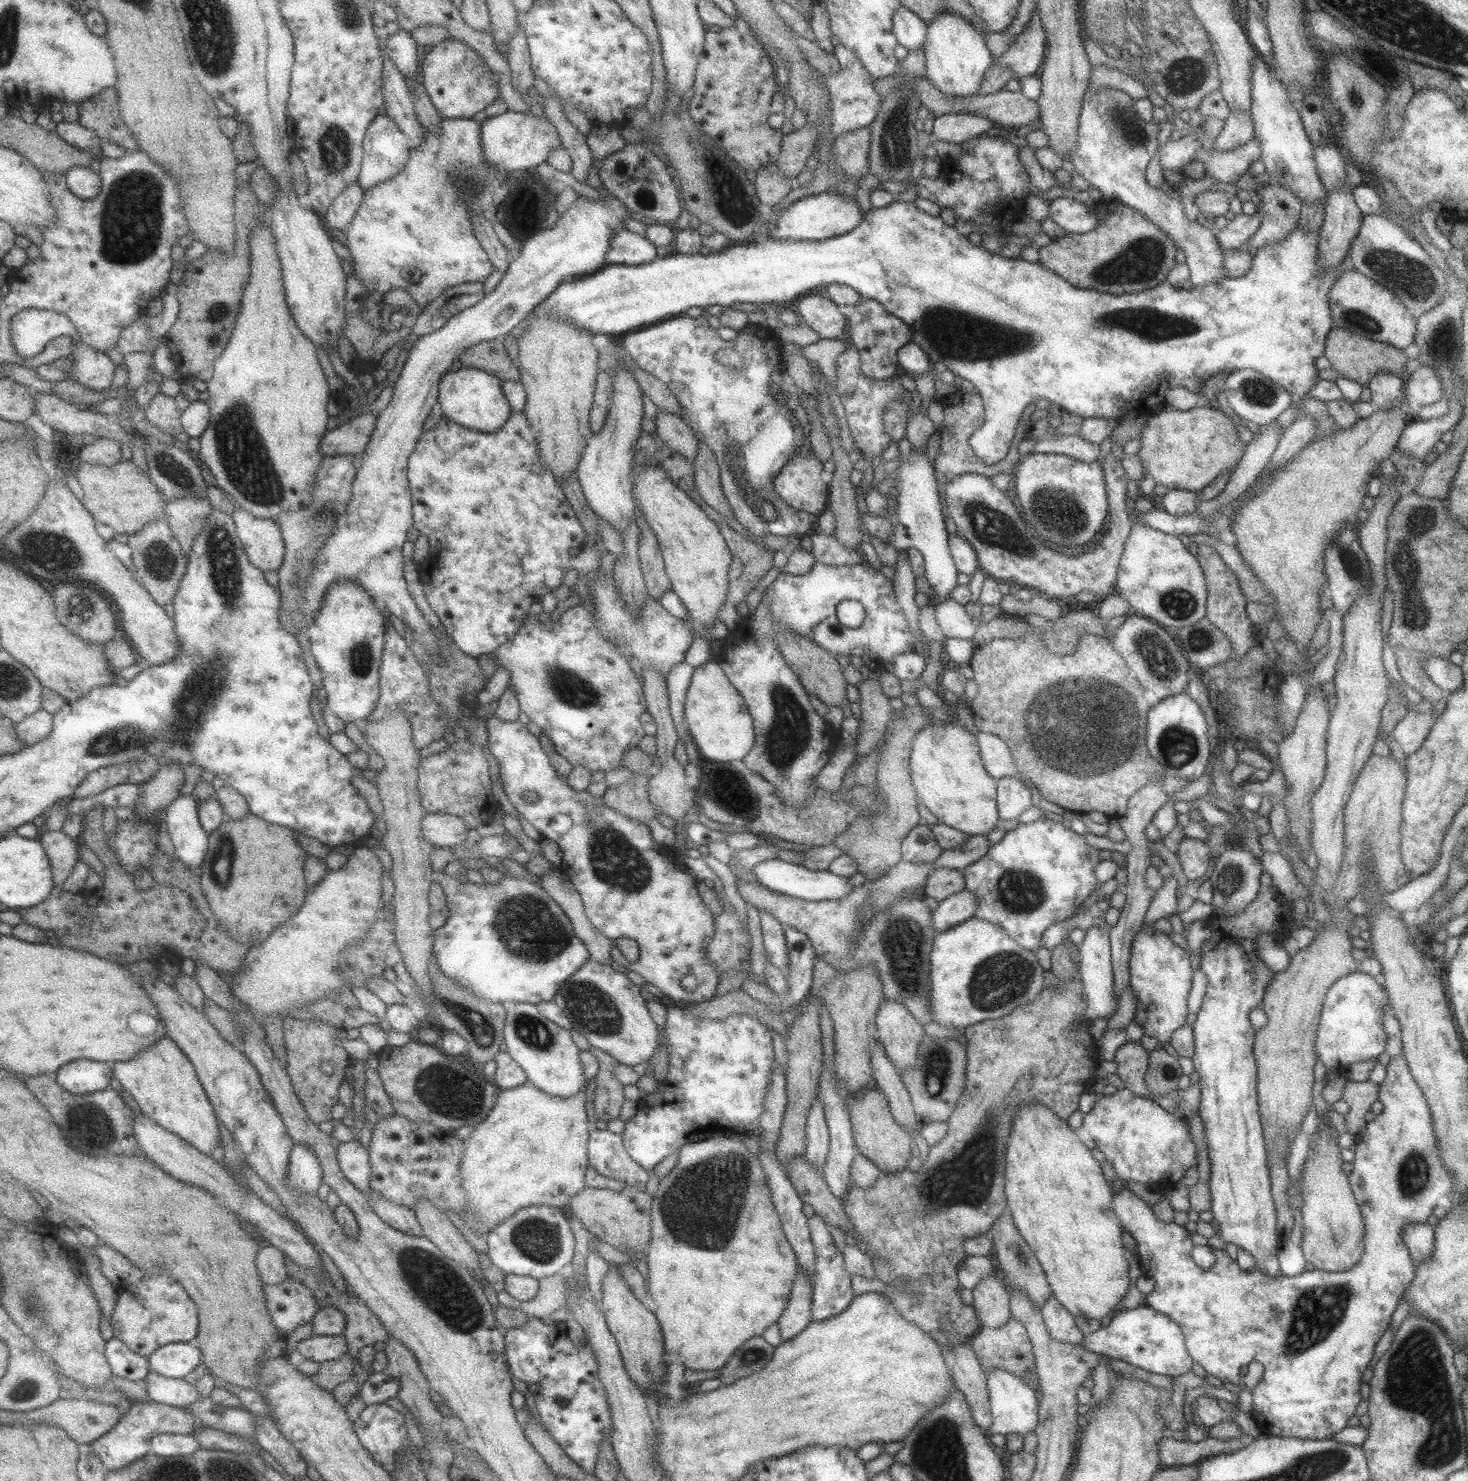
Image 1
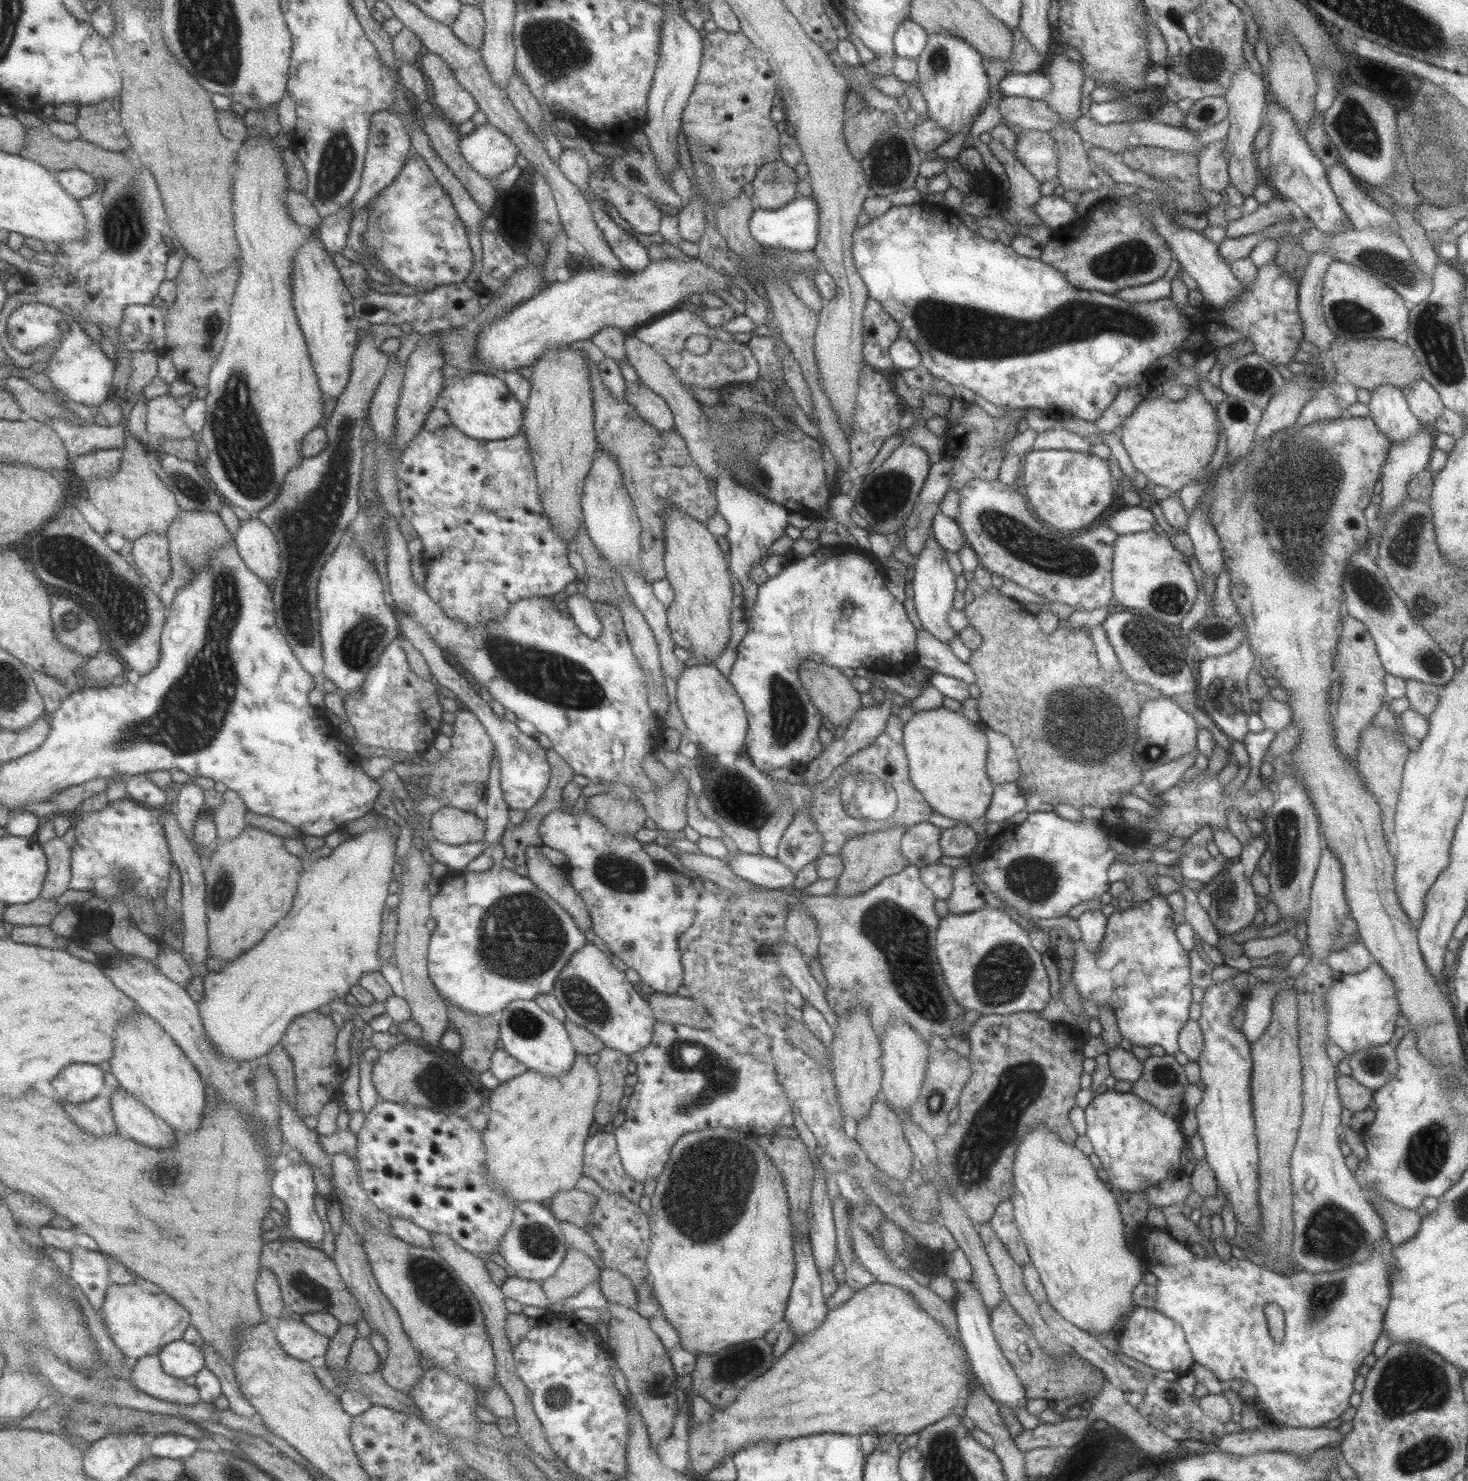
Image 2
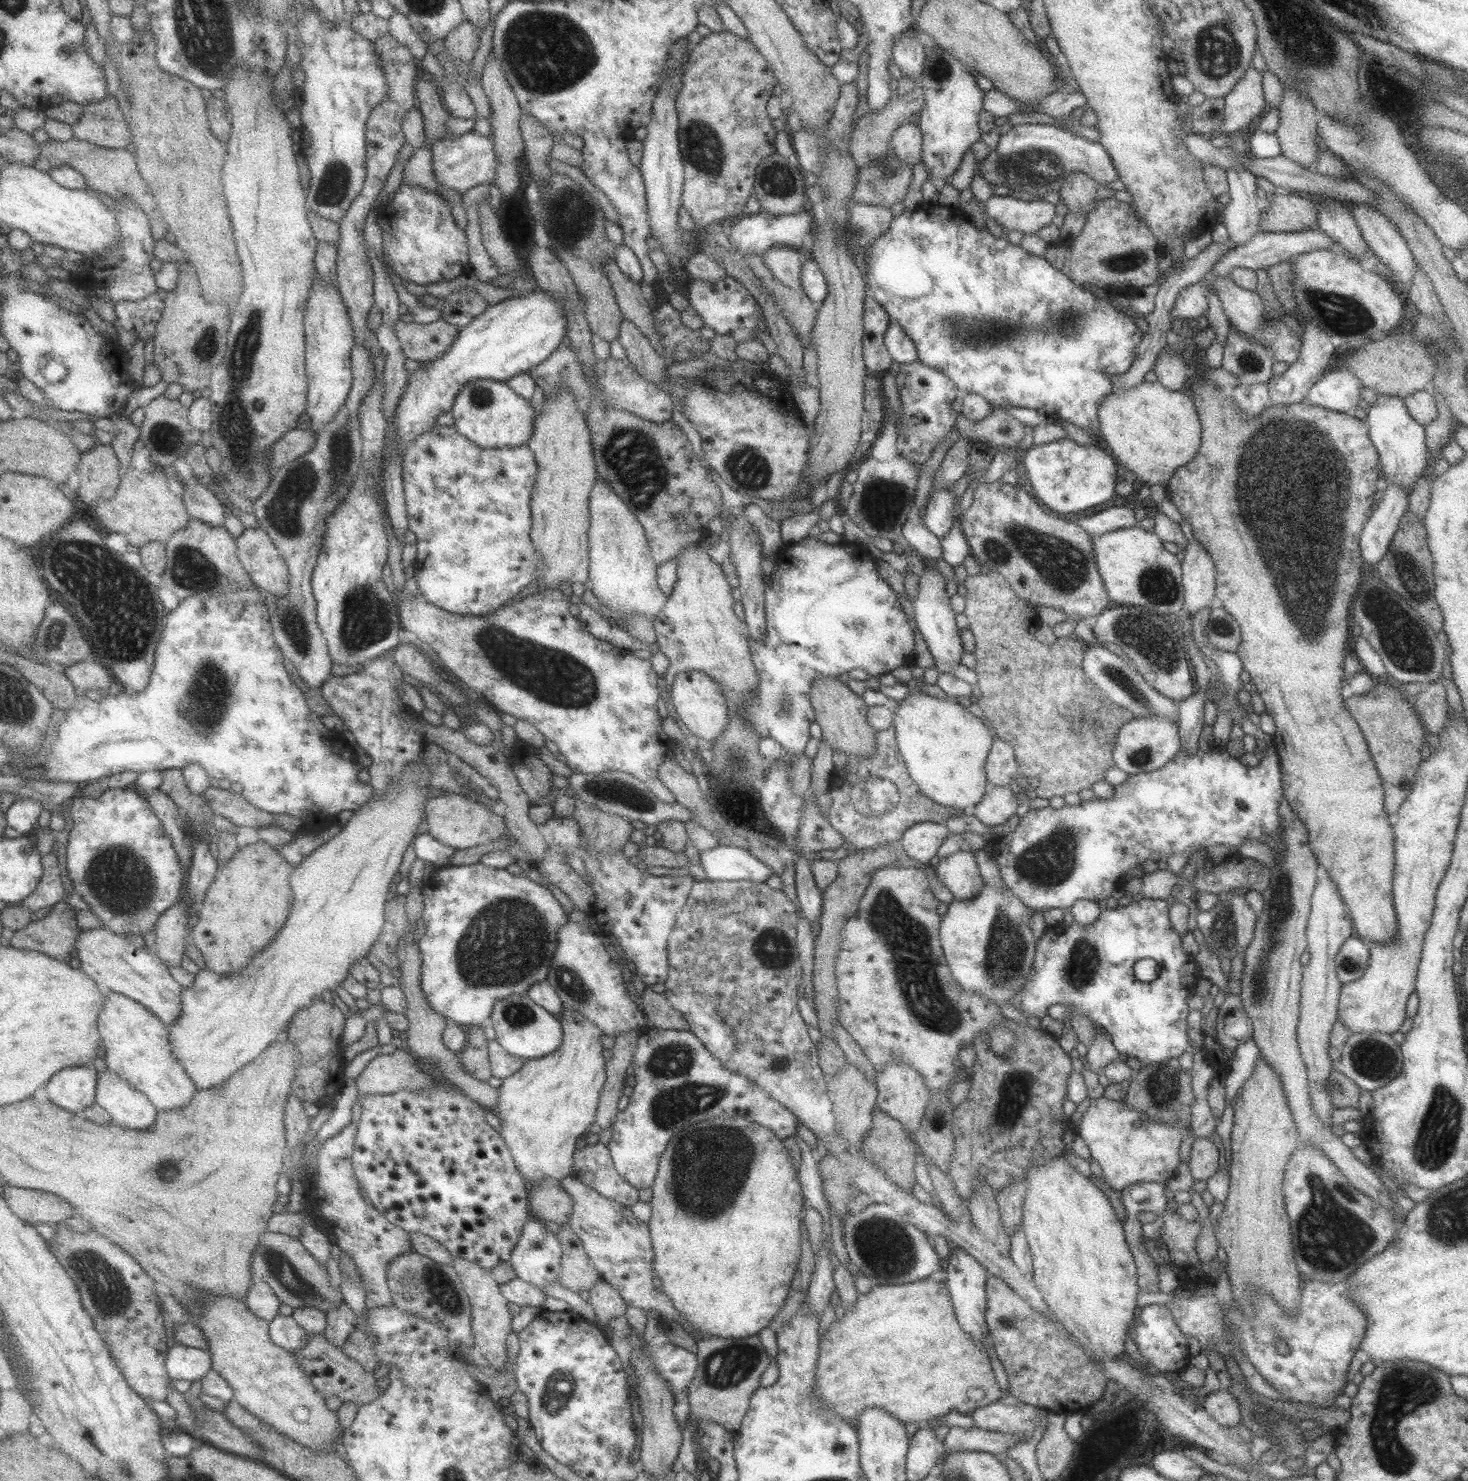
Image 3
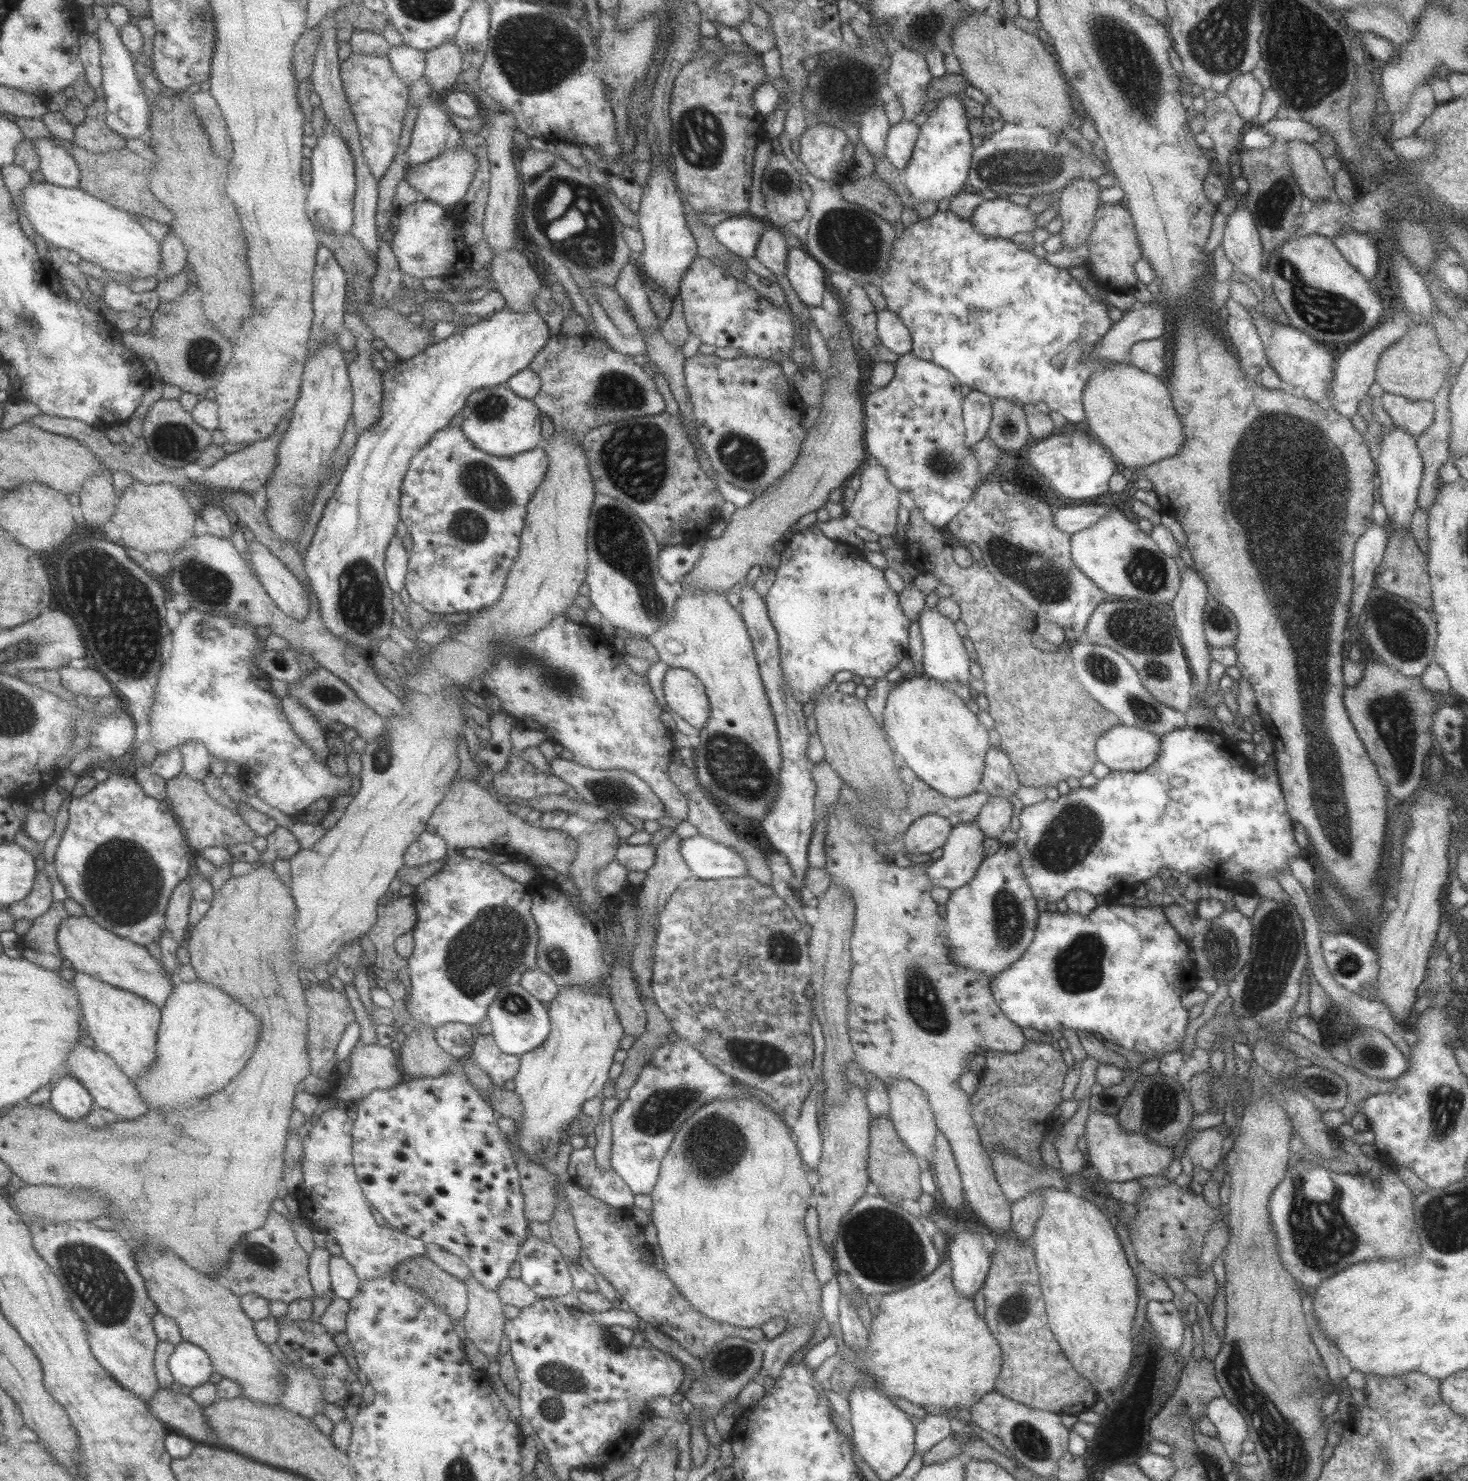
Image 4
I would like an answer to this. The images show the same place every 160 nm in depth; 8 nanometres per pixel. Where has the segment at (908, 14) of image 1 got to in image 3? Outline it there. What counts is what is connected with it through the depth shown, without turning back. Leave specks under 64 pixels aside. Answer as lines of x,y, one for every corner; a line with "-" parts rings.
904,37
898,39
892,46
892,62
898,66
901,76
907,76
917,84
920,80
926,53
926,49
921,43
915,39

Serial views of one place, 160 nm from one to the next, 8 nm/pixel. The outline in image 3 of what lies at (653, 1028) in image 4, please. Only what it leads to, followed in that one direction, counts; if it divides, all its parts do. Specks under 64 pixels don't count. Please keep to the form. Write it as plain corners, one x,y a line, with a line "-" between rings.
644,989
640,998
644,1014
649,1022
655,1024
659,1029
684,1028
688,1030
686,1020
671,1008
665,996
651,989

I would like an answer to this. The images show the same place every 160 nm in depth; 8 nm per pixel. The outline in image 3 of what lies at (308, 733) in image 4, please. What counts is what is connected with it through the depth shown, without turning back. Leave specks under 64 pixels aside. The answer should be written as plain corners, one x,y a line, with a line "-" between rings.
356,344
351,350
351,370
353,370
354,386
350,392
350,398
344,404
342,411
333,422
326,424
319,433
317,444
311,452
304,454
282,466
275,474
271,486
255,500
257,514
254,519
259,520
259,524
278,545
283,558
290,568
290,594
279,598
277,609
271,614
271,621
274,625
274,636
282,652
287,659
296,667
298,675
307,683
309,689
319,690
333,676
334,661
330,656
328,641
324,637
318,622
318,600
314,595
313,578
314,568
318,563
322,548
325,547
327,532
326,521
338,510
338,506
350,495
350,490
357,483
358,476
362,474
364,468
364,439
362,436
362,419
359,414
359,407
363,400
374,388
374,363
372,354
366,348
366,344

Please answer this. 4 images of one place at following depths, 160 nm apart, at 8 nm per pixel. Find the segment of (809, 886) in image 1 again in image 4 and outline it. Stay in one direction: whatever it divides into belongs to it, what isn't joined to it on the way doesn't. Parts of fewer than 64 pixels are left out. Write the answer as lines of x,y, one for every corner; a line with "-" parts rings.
702,834
679,841
679,852
689,870
701,880
740,877
746,874
744,858

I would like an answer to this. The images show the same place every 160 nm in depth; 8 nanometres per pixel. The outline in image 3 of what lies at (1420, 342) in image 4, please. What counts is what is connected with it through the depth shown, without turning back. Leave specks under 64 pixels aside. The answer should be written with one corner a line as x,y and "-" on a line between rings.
1392,331
1383,339
1373,340
1351,351
1353,353
1347,358
1345,366
1362,386
1373,390
1378,396
1397,396
1402,399
1414,392
1432,389
1436,373
1435,361
1408,332

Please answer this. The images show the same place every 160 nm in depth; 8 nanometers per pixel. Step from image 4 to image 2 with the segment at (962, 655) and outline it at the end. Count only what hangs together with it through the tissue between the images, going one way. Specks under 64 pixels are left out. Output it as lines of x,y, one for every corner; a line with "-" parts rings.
932,532
926,538
921,552
916,556
912,576
913,604
921,627
936,640
943,643
953,641
957,636
947,624
947,615
952,611
953,592
955,592
954,576
944,557
944,549
936,542

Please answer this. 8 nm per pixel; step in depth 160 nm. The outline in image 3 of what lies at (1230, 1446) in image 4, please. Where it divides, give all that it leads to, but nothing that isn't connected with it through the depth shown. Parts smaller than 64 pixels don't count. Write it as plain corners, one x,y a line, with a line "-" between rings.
1221,1388
1205,1396
1203,1407
1219,1426
1234,1428
1240,1422
1237,1401

